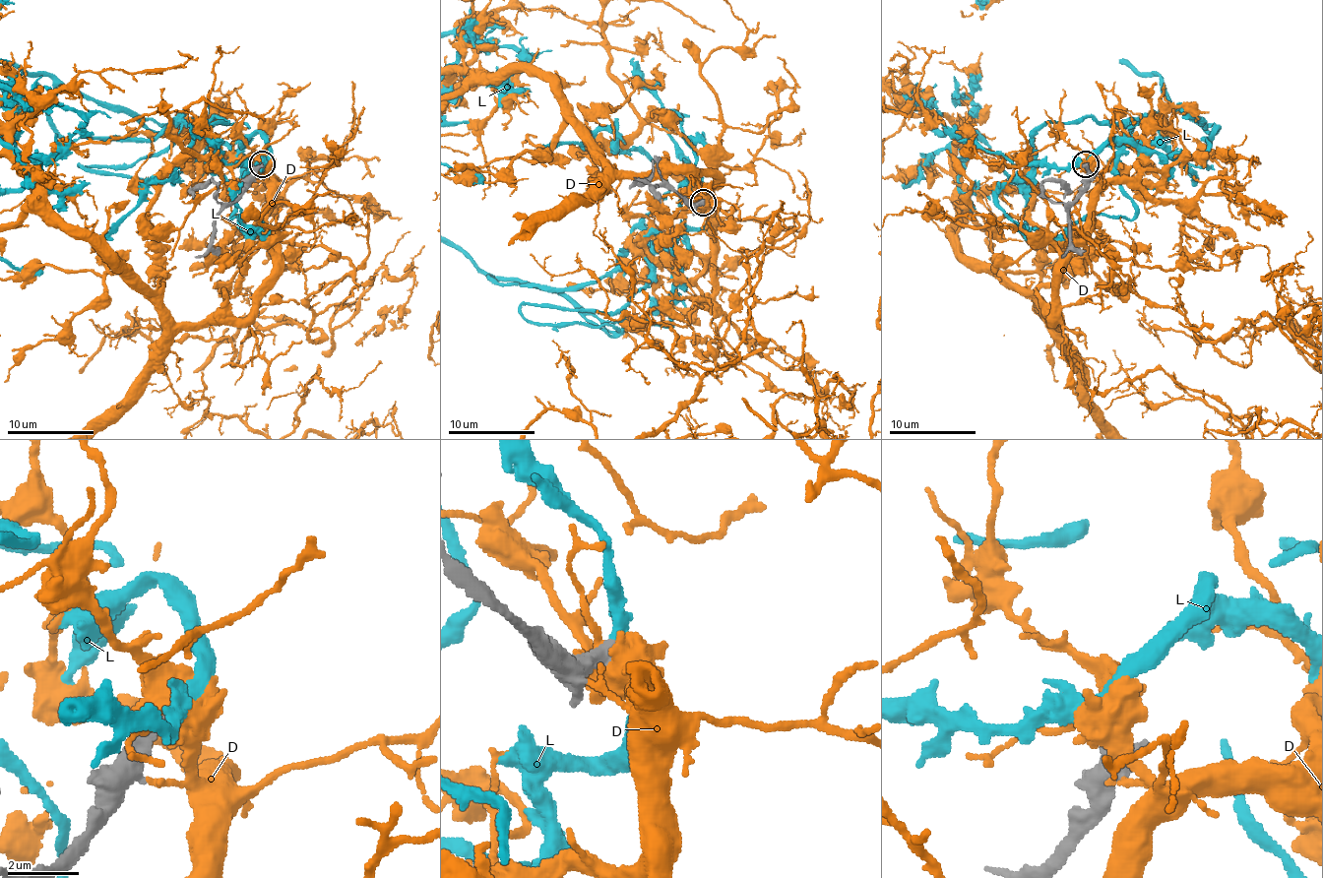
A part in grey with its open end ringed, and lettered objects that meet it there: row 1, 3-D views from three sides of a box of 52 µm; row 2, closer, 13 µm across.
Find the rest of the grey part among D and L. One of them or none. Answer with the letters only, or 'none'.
L

